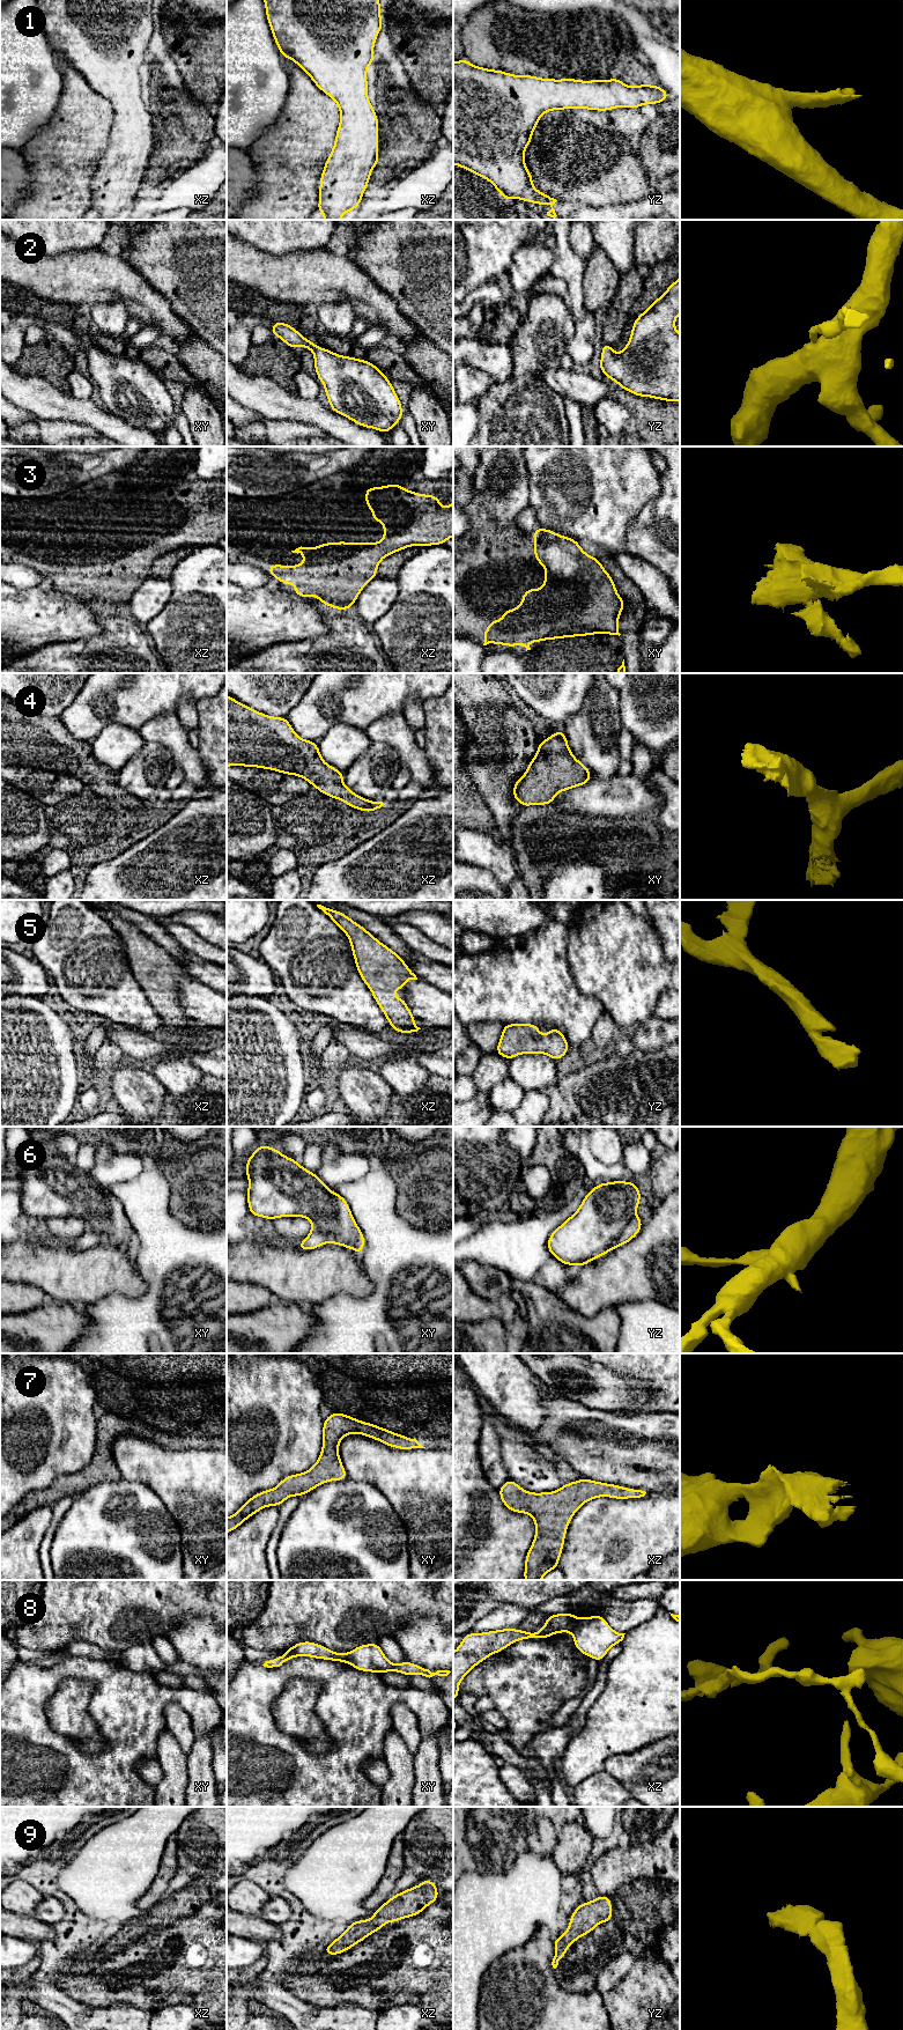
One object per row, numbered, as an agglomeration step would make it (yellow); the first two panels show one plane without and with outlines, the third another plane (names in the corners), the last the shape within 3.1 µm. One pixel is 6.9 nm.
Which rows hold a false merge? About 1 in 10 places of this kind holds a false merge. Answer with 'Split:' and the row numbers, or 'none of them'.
Split: none of them

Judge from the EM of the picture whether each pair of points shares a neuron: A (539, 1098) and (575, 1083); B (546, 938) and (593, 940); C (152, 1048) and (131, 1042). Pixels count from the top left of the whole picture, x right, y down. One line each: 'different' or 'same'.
A: different
B: different
C: same

